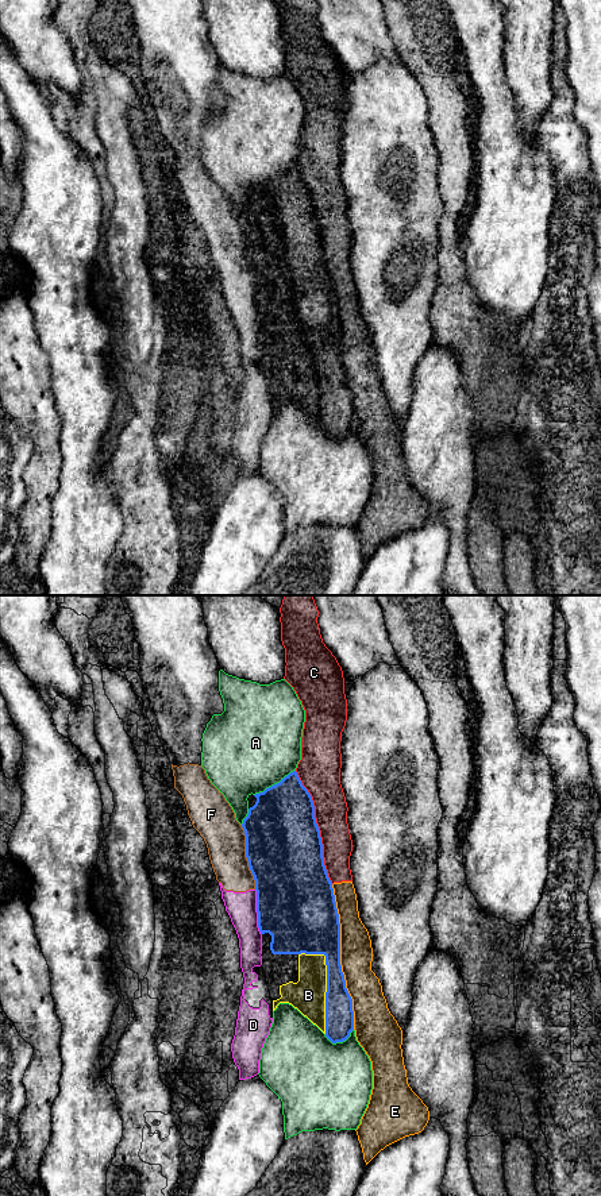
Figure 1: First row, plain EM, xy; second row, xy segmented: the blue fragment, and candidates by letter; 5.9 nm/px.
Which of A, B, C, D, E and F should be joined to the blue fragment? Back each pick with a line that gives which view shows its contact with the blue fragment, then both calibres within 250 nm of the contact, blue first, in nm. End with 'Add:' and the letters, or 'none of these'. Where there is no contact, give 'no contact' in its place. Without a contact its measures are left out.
Add: none of these

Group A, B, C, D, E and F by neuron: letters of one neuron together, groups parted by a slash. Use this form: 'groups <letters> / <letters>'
groups A / B / C E / D F

